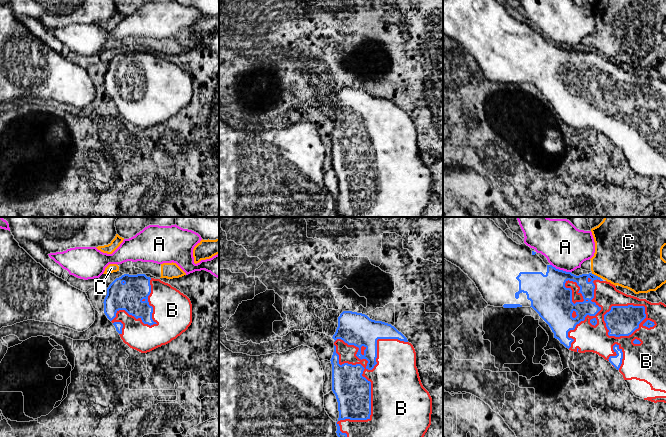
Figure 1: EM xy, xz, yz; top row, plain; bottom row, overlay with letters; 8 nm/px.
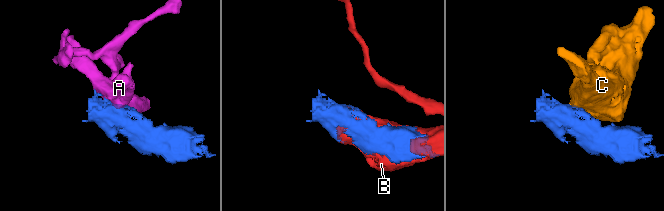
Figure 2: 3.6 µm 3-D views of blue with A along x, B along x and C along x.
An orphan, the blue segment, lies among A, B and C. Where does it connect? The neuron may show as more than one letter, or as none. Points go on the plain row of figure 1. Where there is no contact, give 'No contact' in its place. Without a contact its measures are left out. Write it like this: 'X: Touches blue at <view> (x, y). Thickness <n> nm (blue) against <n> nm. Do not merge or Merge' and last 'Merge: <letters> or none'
A: Touches blue at yz (560, 46). Thickness 320 nm (blue) against 360 nm. Do not merge
B: Touches blue at xz (370, 162). Thickness 280 nm (blue) against 440 nm. Merge
C: Touches blue at yz (595, 51). Thickness 110 nm (blue) against 420 nm. Do not merge
Merge: B

